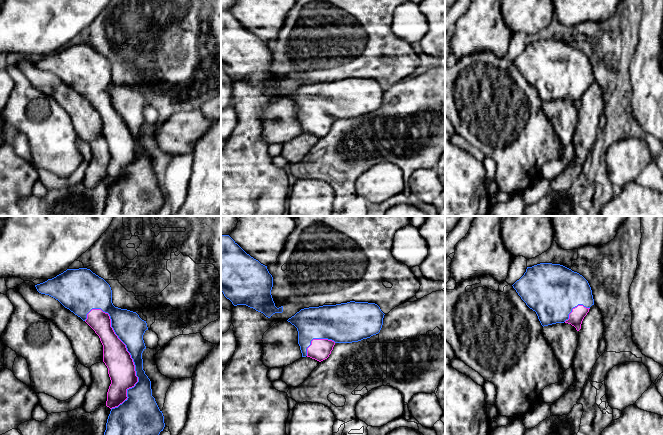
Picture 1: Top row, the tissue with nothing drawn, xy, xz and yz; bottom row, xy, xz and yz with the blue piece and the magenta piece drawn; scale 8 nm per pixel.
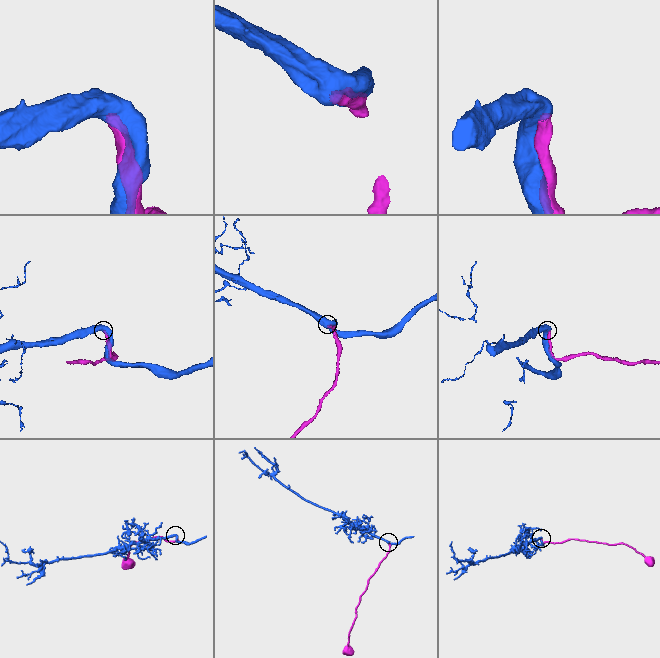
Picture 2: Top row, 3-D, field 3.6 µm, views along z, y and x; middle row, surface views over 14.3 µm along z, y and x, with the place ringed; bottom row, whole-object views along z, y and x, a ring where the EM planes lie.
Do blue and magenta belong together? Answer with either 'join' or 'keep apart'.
join

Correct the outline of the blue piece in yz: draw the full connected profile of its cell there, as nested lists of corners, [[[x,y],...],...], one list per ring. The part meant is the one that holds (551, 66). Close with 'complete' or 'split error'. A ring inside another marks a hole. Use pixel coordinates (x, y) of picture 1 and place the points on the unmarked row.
[[[540,39],[527,43],[524,51],[512,62],[526,81],[536,88],[543,103],[565,98],[579,107],[584,93],[594,81],[588,57],[579,49],[560,40]]]; split error

